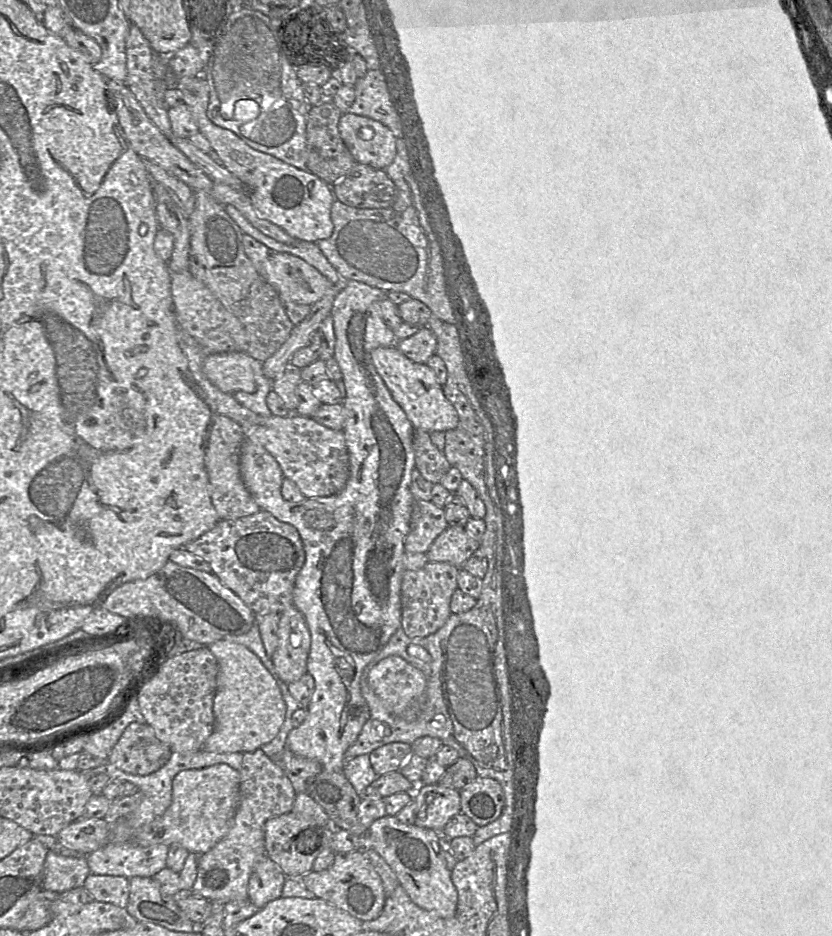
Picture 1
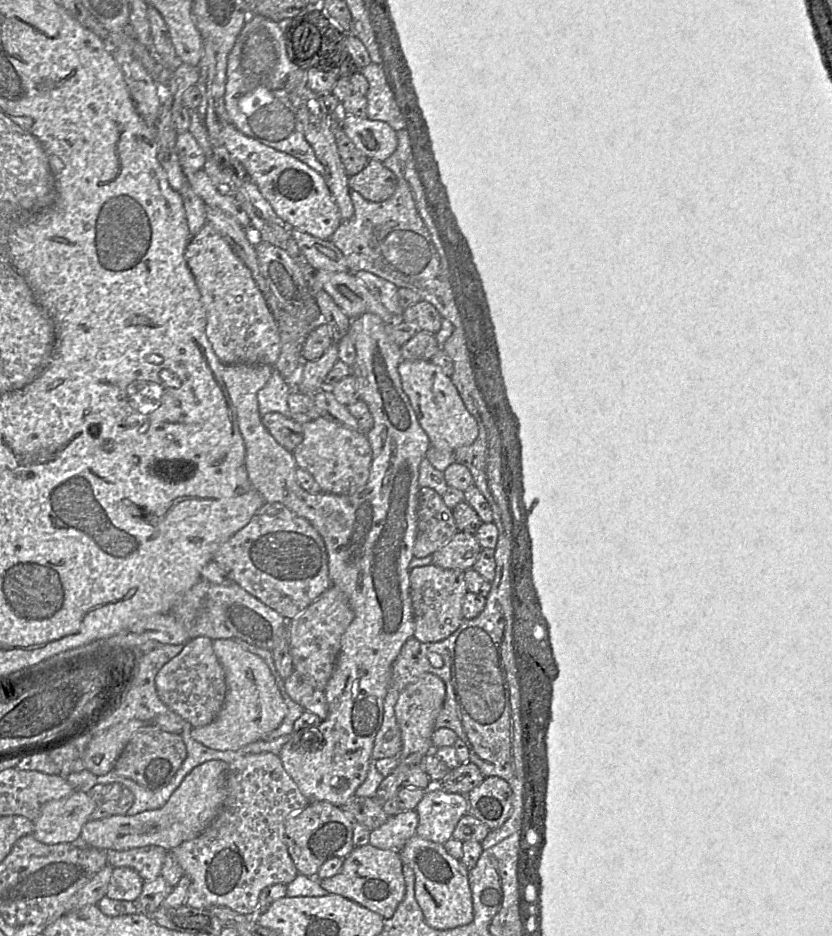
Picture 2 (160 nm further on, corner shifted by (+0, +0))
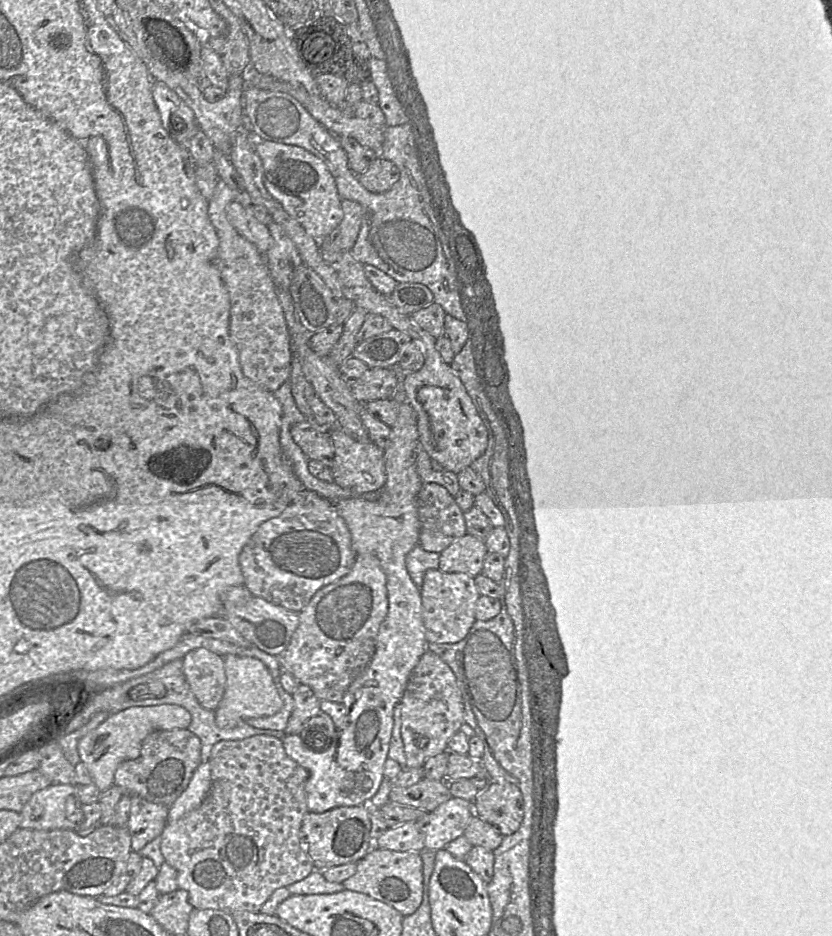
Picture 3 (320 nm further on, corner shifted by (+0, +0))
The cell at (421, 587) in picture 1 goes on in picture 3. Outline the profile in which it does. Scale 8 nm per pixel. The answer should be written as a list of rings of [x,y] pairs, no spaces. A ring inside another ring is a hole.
[[[439,569],[426,571],[420,588],[422,620],[429,643],[456,643],[462,640],[475,618],[475,604],[480,593],[474,578],[466,573],[446,573]]]

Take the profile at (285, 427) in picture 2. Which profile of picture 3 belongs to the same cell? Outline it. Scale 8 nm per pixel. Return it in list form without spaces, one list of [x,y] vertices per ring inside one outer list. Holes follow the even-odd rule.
[[[305,419],[292,425],[290,433],[309,460],[320,461],[329,468],[332,466],[335,450],[326,427]]]

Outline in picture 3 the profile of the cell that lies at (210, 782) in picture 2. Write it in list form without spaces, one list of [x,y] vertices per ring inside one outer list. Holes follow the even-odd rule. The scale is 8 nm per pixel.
[[[202,762],[182,794],[168,807],[167,823],[175,822],[196,809],[204,801],[211,788],[211,769],[209,762]]]

